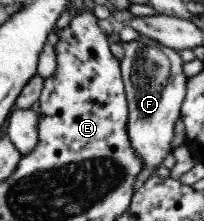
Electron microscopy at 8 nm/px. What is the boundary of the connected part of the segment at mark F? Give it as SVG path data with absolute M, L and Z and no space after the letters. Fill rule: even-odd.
M141 33L139 39L121 43L124 49L120 70L124 81L128 105L127 133L133 151L139 155L144 167L155 168L172 152L175 123L186 96L187 80L179 50L157 45Z

